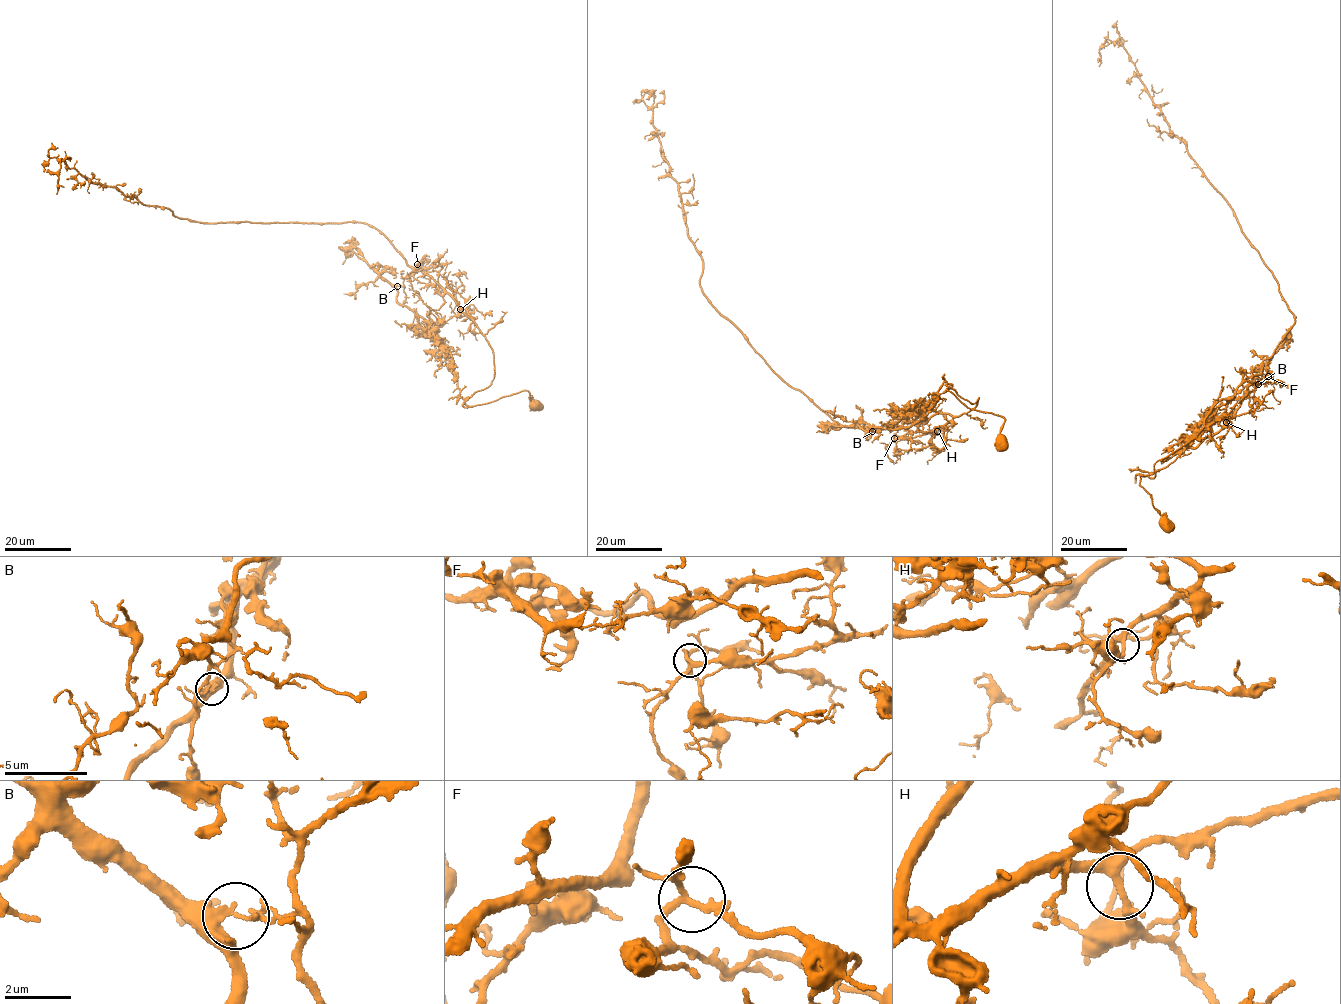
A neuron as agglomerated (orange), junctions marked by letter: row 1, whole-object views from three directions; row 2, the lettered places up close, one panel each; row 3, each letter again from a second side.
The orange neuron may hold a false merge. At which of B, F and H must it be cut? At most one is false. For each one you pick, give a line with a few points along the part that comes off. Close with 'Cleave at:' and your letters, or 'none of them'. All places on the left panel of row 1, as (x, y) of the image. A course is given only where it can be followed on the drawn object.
B: course (397, 286), (398, 303), (415, 311), (421, 327), (440, 343), (468, 408)
Cleave at: B

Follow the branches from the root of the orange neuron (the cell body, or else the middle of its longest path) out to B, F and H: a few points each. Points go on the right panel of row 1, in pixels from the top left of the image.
B: (1168, 523), (1153, 506), (1151, 494), (1140, 485), (1140, 477), (1166, 468), (1198, 433), (1234, 412), (1258, 384)
F: (1168, 523), (1140, 477), (1166, 468), (1221, 414), (1218, 407), (1268, 376)
H: (1168, 523), (1153, 506), (1151, 494), (1140, 485), (1140, 476), (1153, 477), (1158, 460), (1216, 420), (1226, 422)

